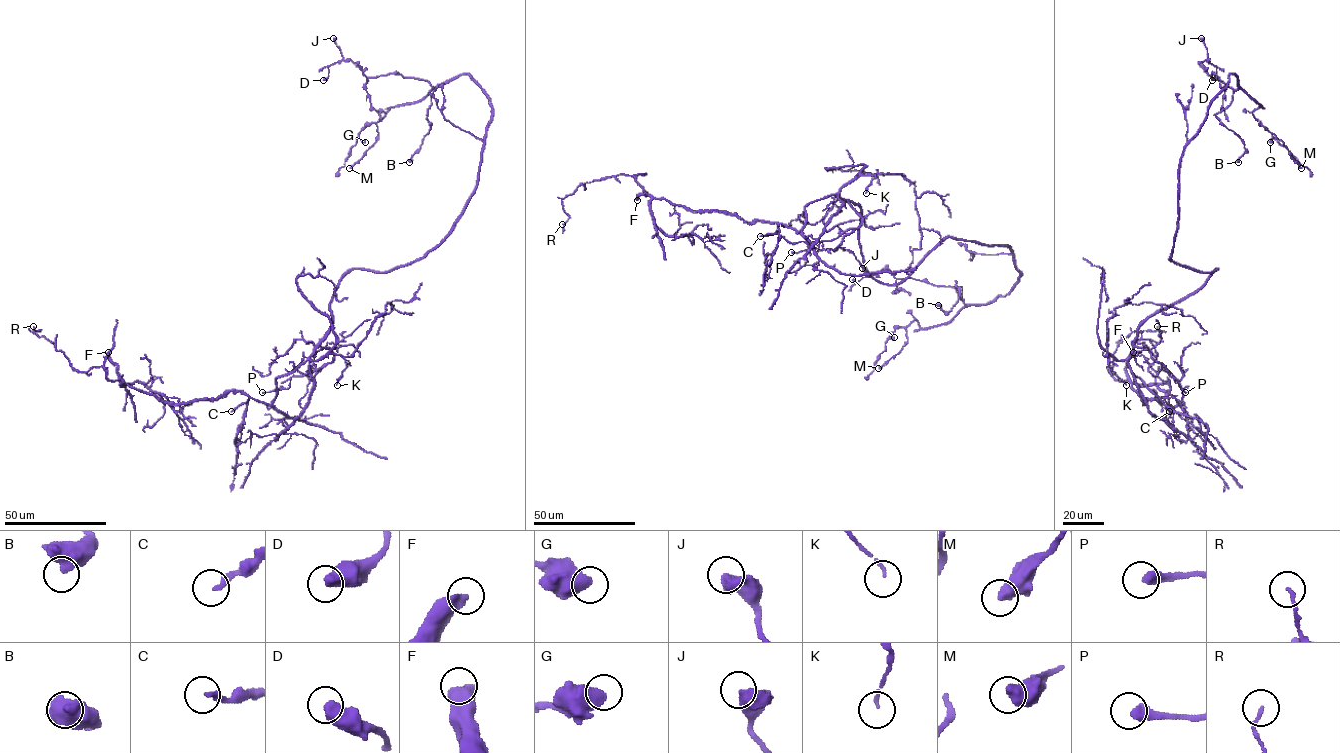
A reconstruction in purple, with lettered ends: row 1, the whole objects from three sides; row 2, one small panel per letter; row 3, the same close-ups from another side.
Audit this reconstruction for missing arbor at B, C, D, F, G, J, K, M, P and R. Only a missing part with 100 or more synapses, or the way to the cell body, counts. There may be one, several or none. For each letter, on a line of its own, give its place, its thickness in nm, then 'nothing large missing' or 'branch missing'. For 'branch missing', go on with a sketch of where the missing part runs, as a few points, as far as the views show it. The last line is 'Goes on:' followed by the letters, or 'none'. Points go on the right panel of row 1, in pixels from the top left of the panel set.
B: (1238, 162) | 600 nm | nothing large missing
C: (1169, 411) | 220 nm | nothing large missing
D: (1212, 80) | 550 nm | nothing large missing
F: (1133, 352) | 480 nm | branch missing | (1133, 352), (1211, 276), (1179, 251), (1195, 174), (1245, 82), (1269, 140), (1247, 139), (1258, 120)
G: (1270, 142) | 650 nm | nothing large missing
J: (1201, 38) | 600 nm | nothing large missing
K: (1126, 385) | 110 nm | nothing large missing
M: (1301, 168) | 600 nm | nothing large missing
P: (1185, 392) | 440 nm | nothing large missing
R: (1157, 326) | 130 nm | nothing large missing
Goes on: F

